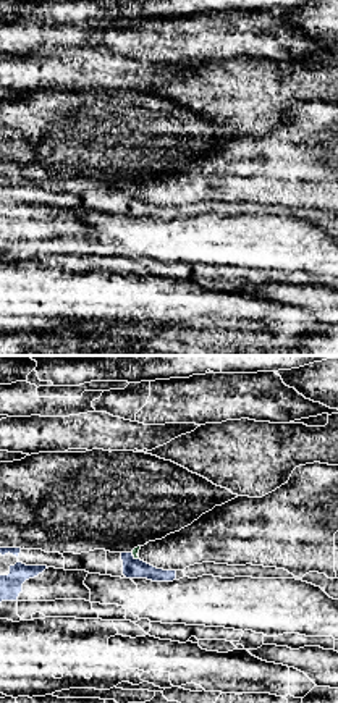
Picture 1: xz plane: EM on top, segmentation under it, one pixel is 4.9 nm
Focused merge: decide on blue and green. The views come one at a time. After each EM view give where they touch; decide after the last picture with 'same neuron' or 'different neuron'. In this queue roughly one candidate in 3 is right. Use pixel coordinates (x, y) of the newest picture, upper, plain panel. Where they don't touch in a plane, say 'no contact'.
meets blue at (133, 194)

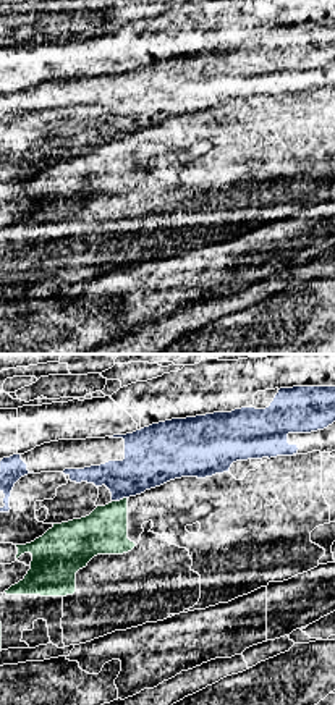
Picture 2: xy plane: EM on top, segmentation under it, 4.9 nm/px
meets blue at (118, 138)

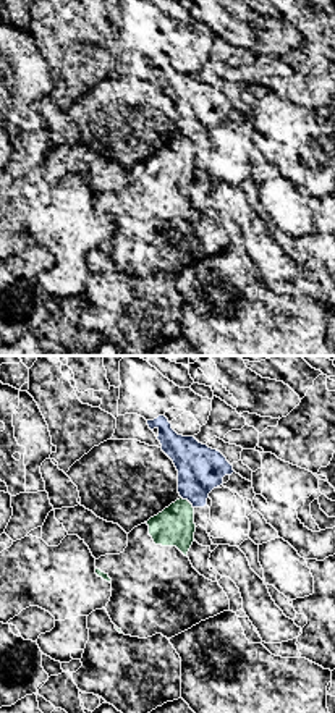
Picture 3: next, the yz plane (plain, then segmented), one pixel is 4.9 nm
meets blue at (188, 138)

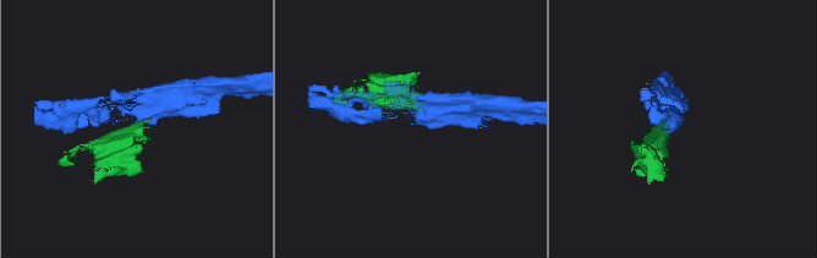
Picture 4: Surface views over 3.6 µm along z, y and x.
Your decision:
different neuron

